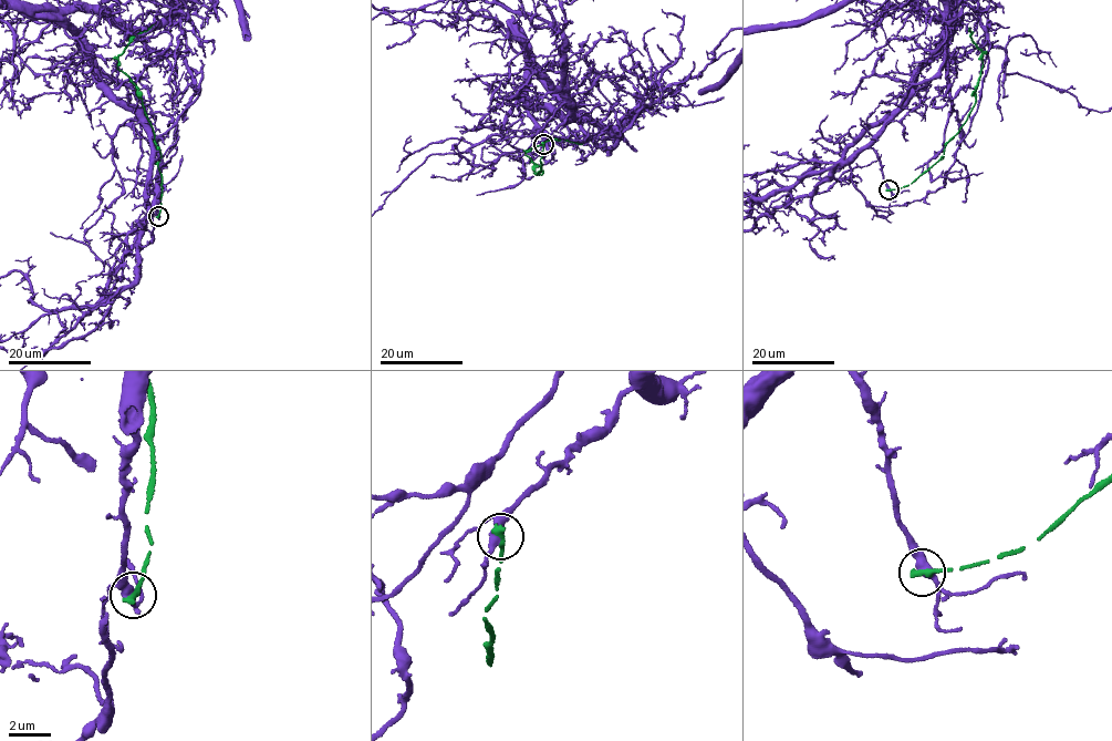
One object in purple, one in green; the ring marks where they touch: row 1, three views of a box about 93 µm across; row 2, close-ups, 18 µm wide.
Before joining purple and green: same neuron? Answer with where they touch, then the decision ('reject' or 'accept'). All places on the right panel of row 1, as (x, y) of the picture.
(889, 189) | reject

